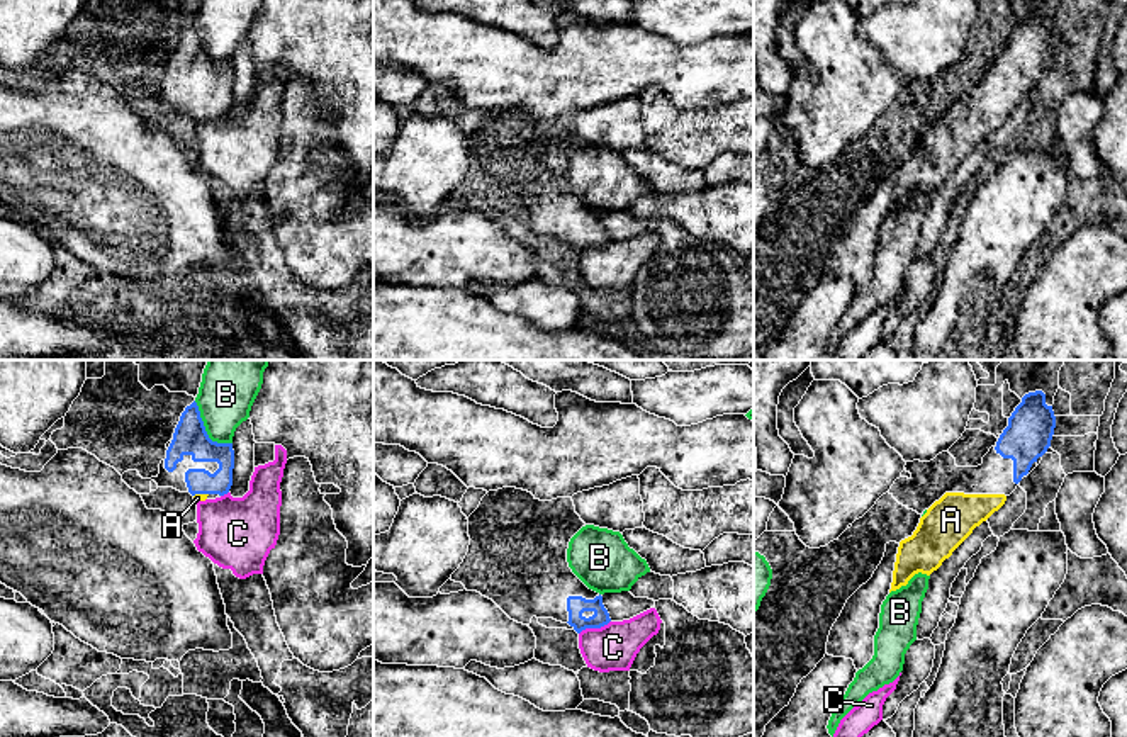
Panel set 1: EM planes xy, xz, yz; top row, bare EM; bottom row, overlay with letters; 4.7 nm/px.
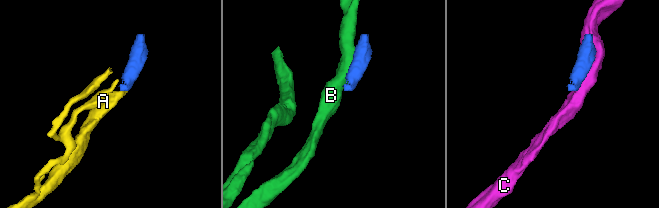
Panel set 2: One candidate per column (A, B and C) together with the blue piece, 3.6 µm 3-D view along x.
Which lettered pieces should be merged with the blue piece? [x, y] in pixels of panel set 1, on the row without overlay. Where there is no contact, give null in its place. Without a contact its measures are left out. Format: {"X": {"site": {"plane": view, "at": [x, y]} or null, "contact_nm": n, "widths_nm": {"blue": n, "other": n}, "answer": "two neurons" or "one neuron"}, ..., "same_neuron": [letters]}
{"A": {"site": {"plane": "xy", "at": [201, 112]}, "contact_nm": 70, "widths_nm": {"blue": 140, "other": 40}, "answer": "one neuron"}, "B": {"site": {"plane": "xy", "at": [204, 50]}, "contact_nm": 280, "widths_nm": {"blue": 160, "other": 240}, "answer": "two neurons"}, "C": {"site": {"plane": "xz", "at": [594, 247]}, "contact_nm": 170, "widths_nm": {"blue": 100, "other": 220}, "answer": "two neurons"}, "same_neuron": ["A"]}

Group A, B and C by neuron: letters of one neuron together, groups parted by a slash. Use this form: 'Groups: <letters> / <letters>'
Groups: A / B / C

